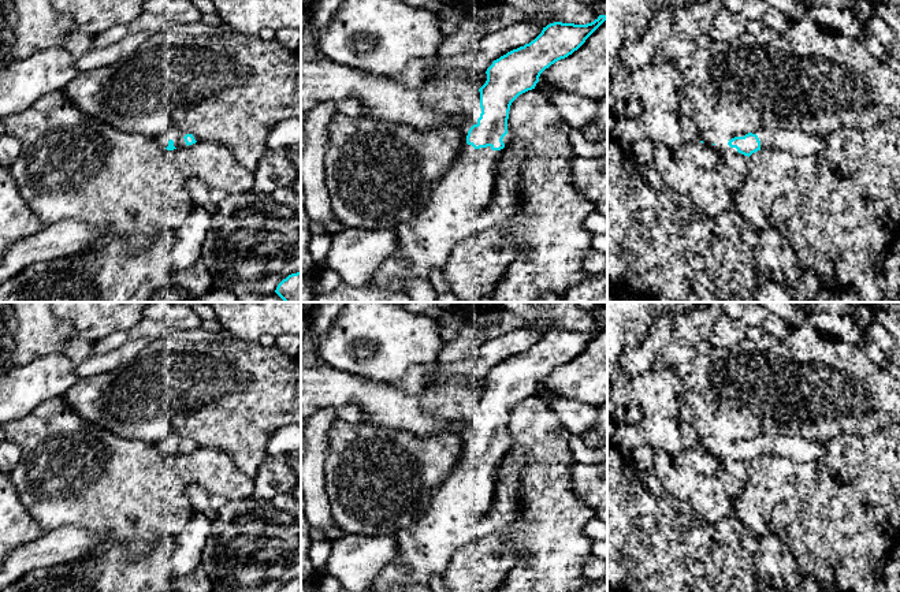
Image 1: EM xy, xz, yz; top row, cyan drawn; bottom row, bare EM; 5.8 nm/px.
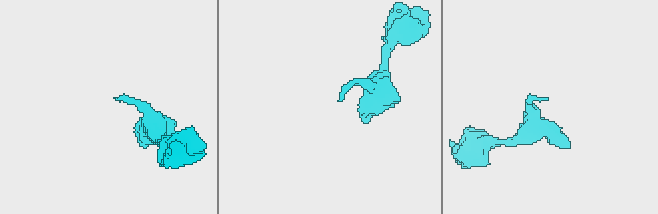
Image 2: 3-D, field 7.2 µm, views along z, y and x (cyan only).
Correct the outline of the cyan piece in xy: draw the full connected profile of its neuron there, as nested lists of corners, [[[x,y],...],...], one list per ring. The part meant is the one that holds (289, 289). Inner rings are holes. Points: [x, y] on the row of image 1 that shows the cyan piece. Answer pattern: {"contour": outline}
{"contour": [[[301,272],[291,273],[283,279],[275,293],[284,302],[301,302]]]}

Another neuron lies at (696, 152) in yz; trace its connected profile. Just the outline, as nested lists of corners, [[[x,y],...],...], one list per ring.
[[[700,141],[684,142],[681,153],[683,159],[691,160],[706,170],[721,170],[724,164],[724,160]]]

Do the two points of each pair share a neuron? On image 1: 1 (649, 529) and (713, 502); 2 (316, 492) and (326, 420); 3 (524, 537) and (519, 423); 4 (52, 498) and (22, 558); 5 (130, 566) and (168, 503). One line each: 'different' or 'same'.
1: different
2: same
3: same
4: different
5: different

